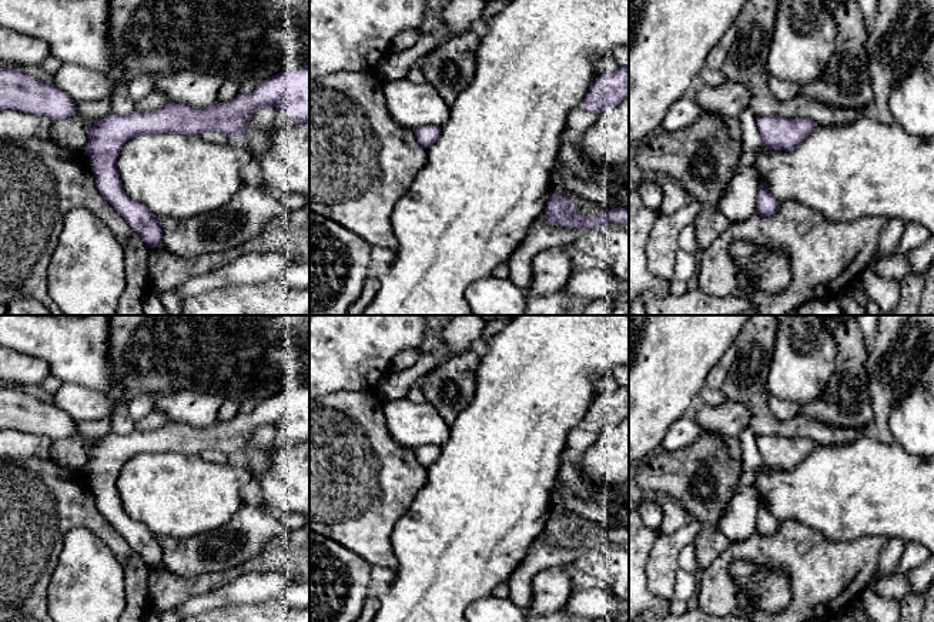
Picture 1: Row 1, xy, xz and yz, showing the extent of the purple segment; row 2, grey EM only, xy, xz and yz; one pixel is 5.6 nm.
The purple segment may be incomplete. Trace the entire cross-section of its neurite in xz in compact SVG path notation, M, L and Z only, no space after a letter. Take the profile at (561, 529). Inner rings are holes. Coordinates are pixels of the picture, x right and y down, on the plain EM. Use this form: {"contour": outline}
{"contour": "M550 512L545 526L545 534L550 545L568 548L593 548L602 544L626 544L629 545L629 529L612 528L600 531L593 536L582 536L578 531L578 522L566 514Z"}

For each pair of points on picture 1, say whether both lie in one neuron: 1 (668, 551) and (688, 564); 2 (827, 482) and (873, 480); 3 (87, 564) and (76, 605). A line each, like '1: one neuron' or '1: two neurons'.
1: two neurons
2: one neuron
3: one neuron

